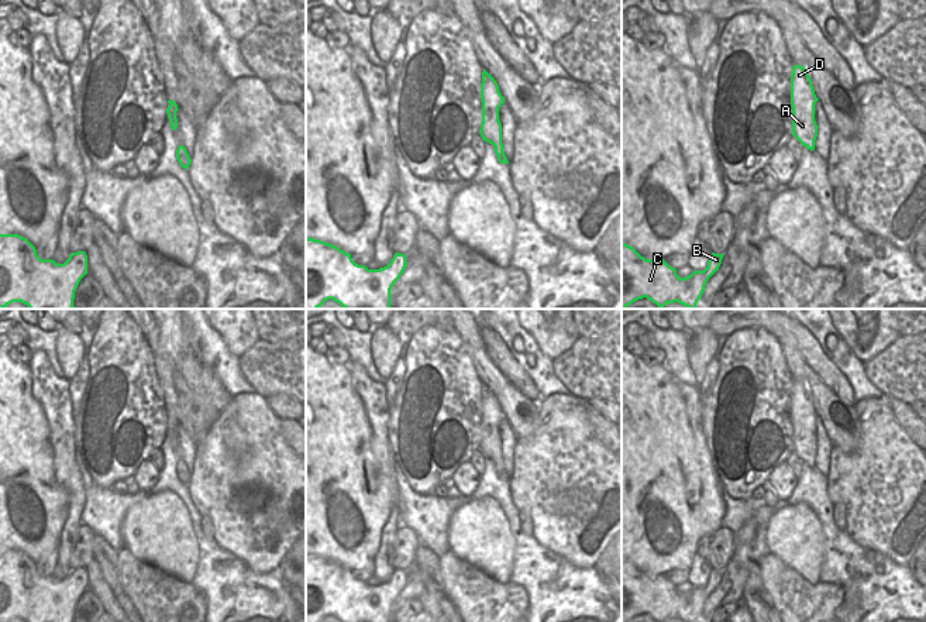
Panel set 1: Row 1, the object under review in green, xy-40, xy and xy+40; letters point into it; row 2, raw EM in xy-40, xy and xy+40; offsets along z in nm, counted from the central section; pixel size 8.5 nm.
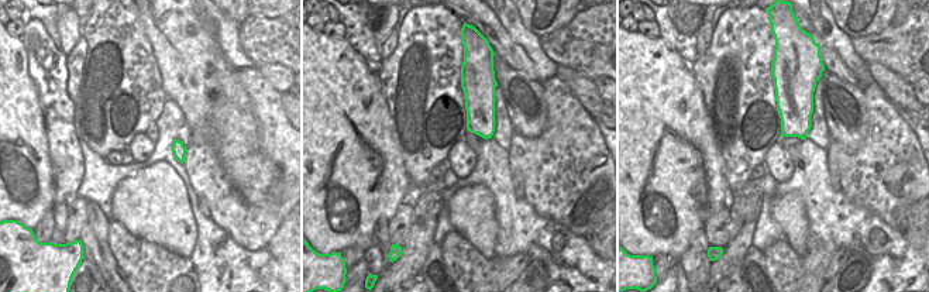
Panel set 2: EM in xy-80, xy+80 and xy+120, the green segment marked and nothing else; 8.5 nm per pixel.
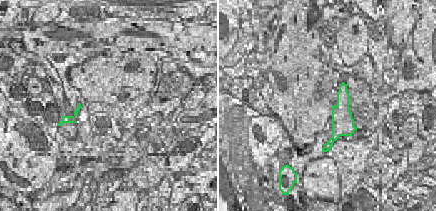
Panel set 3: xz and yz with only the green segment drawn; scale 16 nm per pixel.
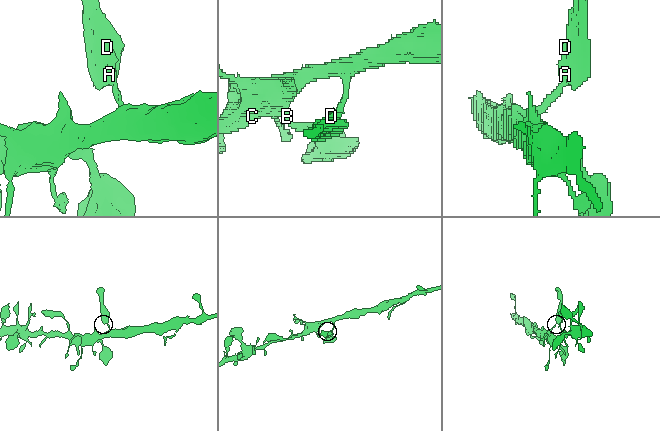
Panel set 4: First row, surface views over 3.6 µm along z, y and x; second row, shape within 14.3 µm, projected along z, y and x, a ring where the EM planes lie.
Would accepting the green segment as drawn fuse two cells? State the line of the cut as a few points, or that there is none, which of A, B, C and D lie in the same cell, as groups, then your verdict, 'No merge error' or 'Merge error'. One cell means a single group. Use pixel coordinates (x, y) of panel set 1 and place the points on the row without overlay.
Split along xy (495, 461), (502, 463). Groups: A D / B C. Merge error

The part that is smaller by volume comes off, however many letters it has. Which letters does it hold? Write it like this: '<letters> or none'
A, D

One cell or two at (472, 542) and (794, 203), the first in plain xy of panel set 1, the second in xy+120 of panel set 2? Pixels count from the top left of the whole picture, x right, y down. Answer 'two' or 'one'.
one

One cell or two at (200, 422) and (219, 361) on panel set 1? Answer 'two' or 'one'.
two

